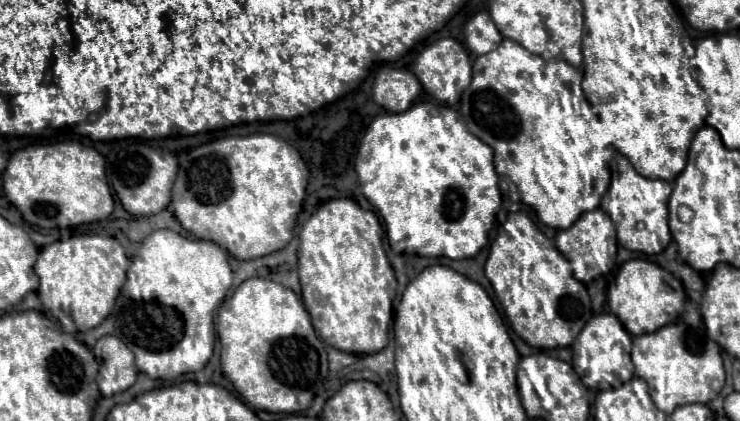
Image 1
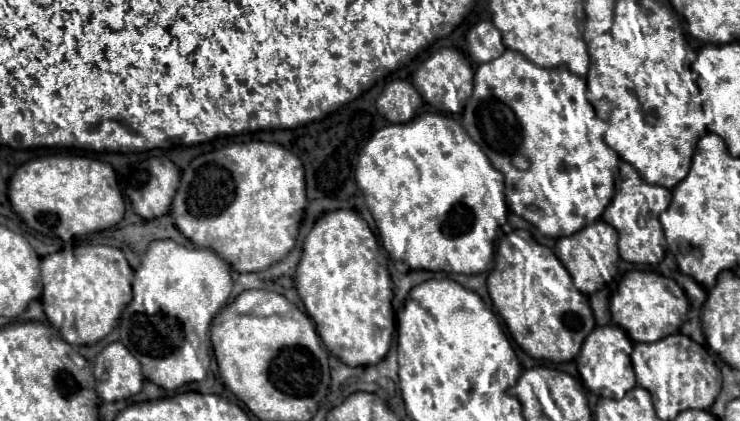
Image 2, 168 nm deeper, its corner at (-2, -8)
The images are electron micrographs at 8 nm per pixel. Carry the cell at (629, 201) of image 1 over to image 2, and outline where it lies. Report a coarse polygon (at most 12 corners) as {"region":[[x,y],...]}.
{"region":[[625,161],[603,213],[629,263],[661,263],[671,191]]}

